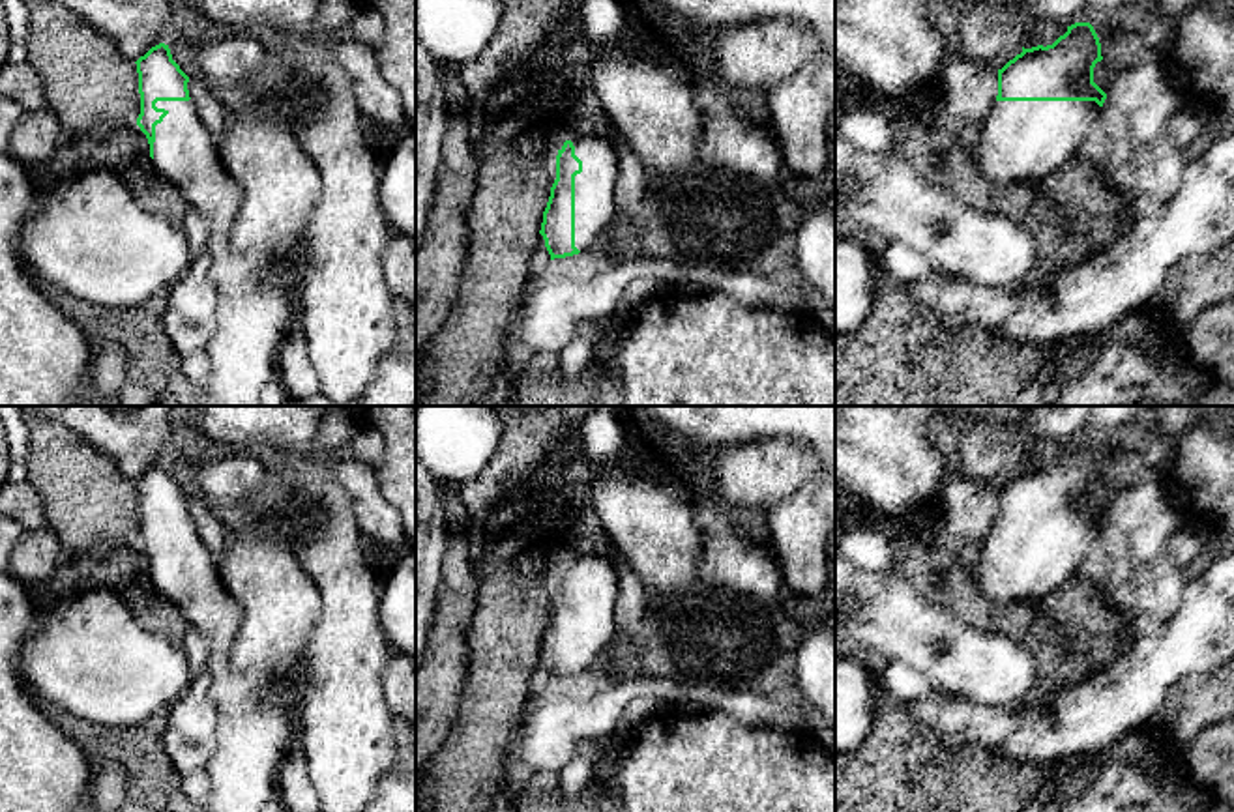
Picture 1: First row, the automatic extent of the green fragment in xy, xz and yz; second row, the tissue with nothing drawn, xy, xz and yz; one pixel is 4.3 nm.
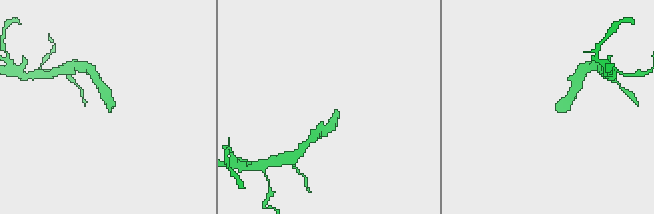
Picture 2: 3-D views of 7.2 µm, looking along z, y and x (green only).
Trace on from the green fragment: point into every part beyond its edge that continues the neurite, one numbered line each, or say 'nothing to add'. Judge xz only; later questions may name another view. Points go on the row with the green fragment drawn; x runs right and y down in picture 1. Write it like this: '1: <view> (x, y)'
1: xz (594, 188)

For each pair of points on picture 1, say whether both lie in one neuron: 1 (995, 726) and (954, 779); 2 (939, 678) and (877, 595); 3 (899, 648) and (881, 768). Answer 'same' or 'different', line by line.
1: different
2: same
3: different

